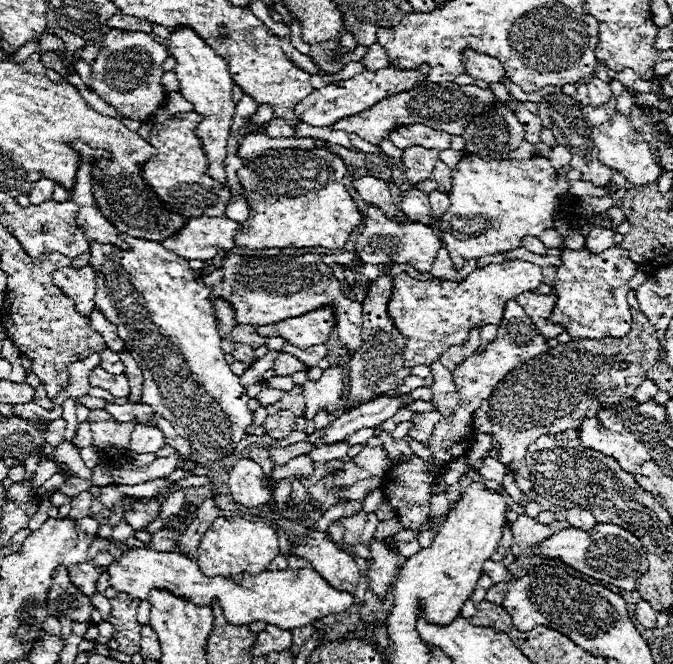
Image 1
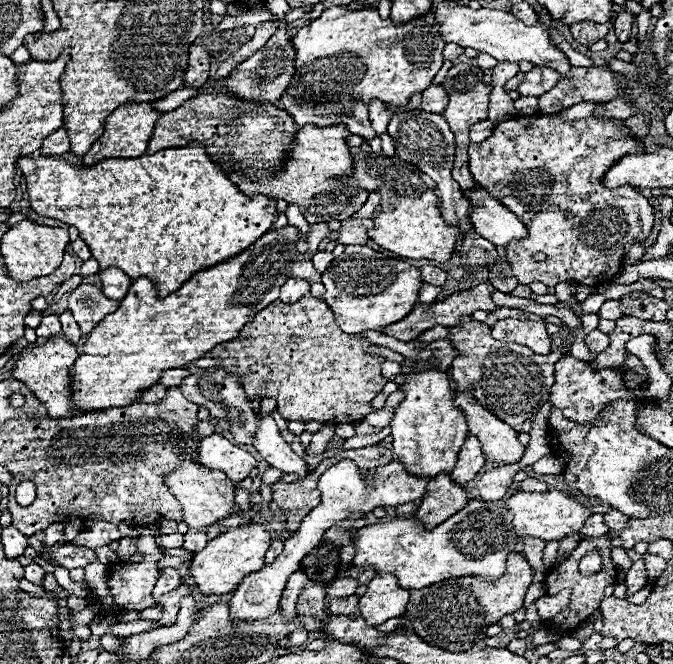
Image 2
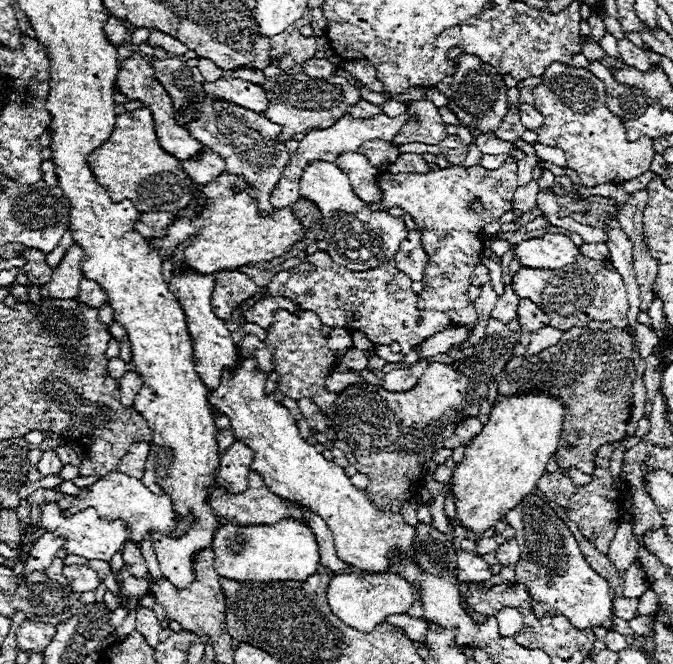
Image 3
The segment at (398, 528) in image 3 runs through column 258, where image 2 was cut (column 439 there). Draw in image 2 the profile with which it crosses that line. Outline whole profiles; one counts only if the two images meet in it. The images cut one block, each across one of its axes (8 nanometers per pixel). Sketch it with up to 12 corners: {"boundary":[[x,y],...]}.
{"boundary":[[438,368],[406,374],[392,452],[418,478],[450,474],[468,436]]}

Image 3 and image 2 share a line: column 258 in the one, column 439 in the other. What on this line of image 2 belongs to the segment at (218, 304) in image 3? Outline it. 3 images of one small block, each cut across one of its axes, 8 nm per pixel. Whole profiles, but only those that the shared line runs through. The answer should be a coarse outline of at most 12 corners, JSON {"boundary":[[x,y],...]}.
{"boundary":[[422,284],[418,302],[436,300],[440,286]]}

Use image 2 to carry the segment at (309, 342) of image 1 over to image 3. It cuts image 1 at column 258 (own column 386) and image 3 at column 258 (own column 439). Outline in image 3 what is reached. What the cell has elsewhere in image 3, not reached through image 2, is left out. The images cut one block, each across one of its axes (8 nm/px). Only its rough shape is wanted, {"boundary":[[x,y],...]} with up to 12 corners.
{"boundary":[[264,296],[242,312],[246,322],[268,328],[276,310],[296,312],[296,304],[280,296]]}

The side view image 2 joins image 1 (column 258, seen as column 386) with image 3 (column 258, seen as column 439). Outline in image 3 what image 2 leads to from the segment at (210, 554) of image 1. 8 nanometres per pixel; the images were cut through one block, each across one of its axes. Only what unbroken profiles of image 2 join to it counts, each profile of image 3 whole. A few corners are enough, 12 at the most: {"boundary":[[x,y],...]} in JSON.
{"boundary":[[296,520],[224,524],[214,568],[236,582],[306,580],[318,544]]}

